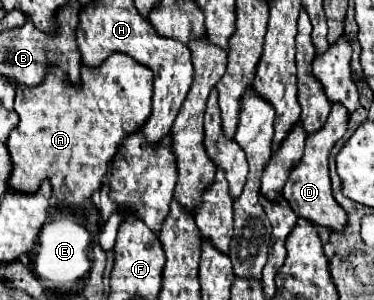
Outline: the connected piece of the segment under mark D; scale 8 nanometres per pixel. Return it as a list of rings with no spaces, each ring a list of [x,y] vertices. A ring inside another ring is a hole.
[[[331,105],[331,113],[329,113],[327,121],[323,123],[323,127],[319,131],[315,131],[307,137],[303,159],[291,171],[291,175],[283,187],[283,197],[289,201],[289,205],[297,213],[297,217],[303,217],[311,223],[323,225],[327,229],[335,229],[335,231],[341,231],[345,227],[347,213],[343,211],[343,207],[339,207],[339,203],[331,195],[331,179],[329,179],[327,163],[329,163],[331,147],[347,131],[347,117],[349,115],[347,115],[347,109],[343,109],[343,105]]]

